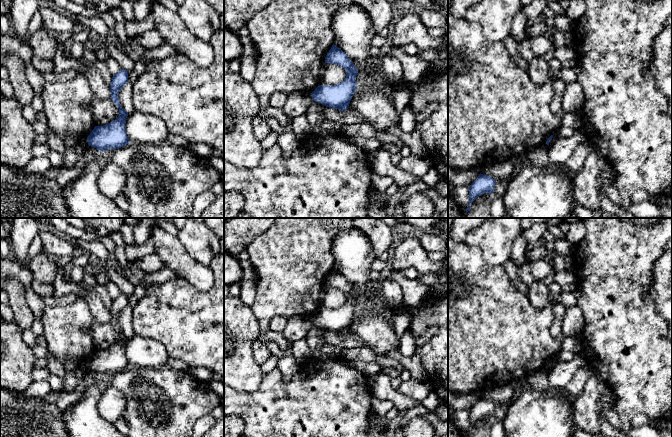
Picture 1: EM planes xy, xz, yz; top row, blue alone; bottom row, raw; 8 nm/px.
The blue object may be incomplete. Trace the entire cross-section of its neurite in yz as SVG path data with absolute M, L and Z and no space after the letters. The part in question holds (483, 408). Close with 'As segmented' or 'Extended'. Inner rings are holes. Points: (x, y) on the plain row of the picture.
M479 398L478 402L469 410L469 429L466 436L470 434L471 427L484 417L493 417L496 405L488 399Z. As segmented

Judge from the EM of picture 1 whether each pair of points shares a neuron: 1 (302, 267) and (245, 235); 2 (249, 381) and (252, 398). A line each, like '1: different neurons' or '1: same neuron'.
1: different neurons
2: different neurons

